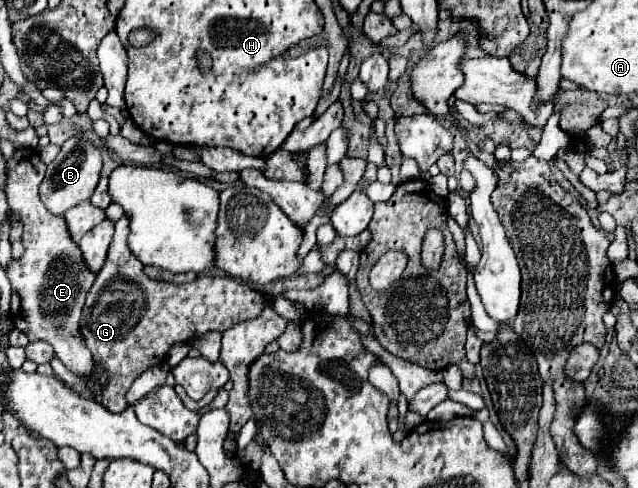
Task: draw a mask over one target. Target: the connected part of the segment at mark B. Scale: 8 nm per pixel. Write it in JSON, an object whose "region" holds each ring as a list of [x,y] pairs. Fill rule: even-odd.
{"region":[[[69,138],[63,144],[59,156],[47,166],[45,180],[39,188],[43,204],[47,206],[47,210],[53,216],[63,216],[69,208],[91,198],[91,194],[99,182],[99,172],[101,172],[101,150],[95,148],[85,138]]]}

